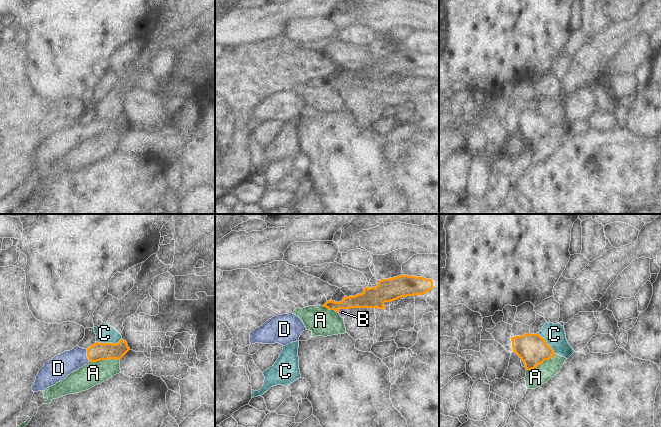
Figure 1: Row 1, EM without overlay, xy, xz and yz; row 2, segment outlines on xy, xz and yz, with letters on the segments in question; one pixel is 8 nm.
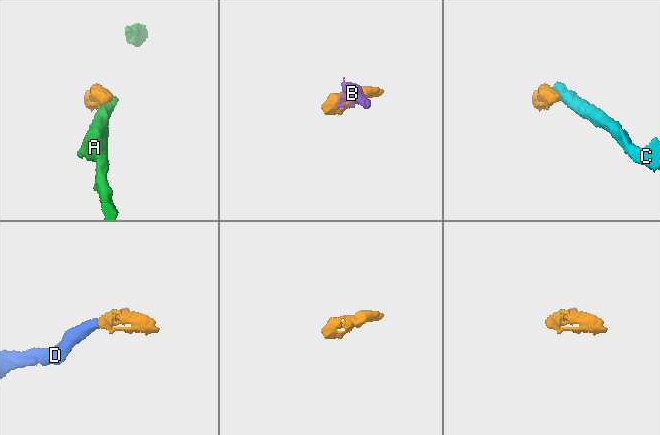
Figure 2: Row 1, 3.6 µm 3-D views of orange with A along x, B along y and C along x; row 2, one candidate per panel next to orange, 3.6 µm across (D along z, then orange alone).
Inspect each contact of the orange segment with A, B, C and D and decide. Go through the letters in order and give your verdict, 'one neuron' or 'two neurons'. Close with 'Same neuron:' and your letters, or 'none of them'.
A: two neurons
B: two neurons
C: two neurons
D: one neuron
Same neuron: D

